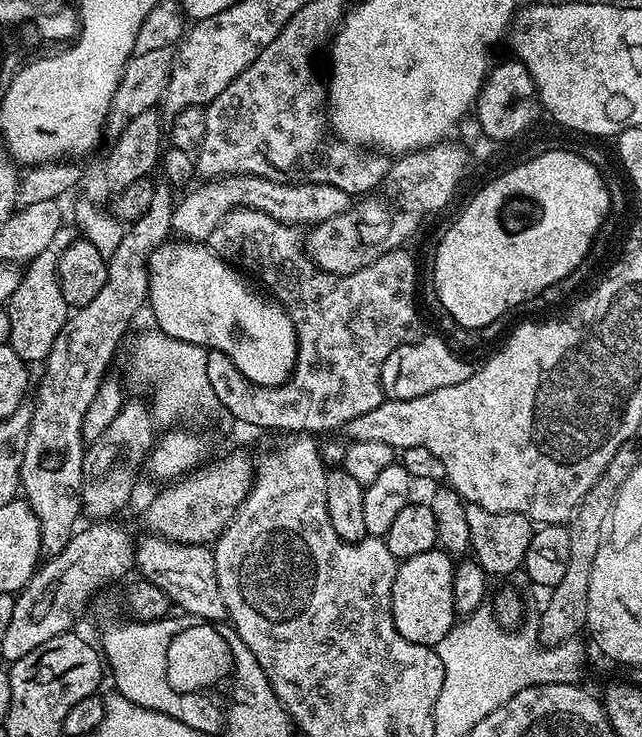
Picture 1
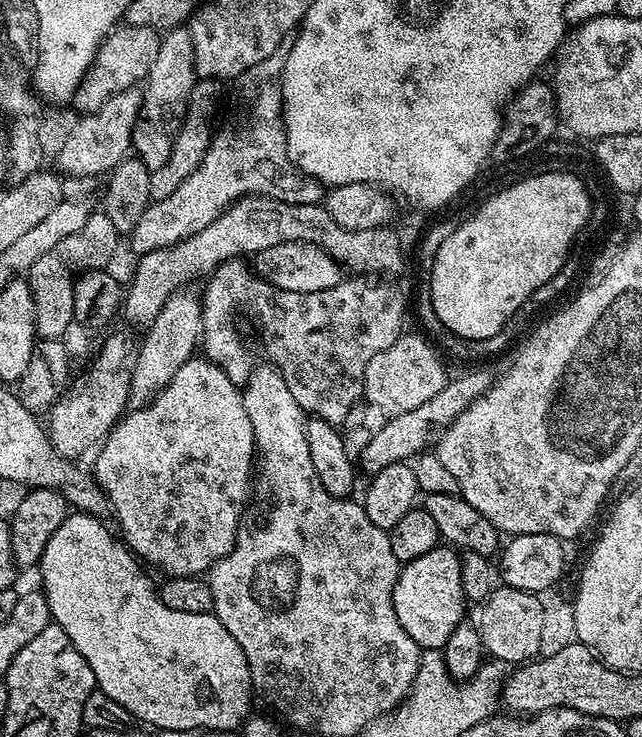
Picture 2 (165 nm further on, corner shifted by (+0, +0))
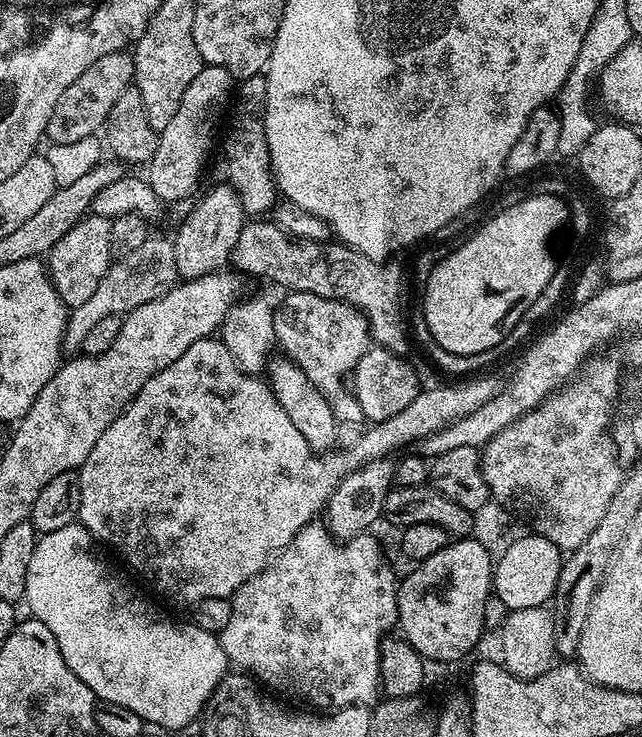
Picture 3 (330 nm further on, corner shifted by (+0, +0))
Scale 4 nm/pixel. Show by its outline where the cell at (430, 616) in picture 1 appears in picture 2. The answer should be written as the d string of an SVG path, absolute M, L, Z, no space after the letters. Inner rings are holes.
M438 546L430 550L430 554L422 554L422 558L414 558L401 567L392 595L394 614L398 614L402 630L406 630L406 634L410 634L410 638L414 638L421 649L443 649L450 634L454 633L454 628L465 619L466 599L462 588L460 559L451 547Z

